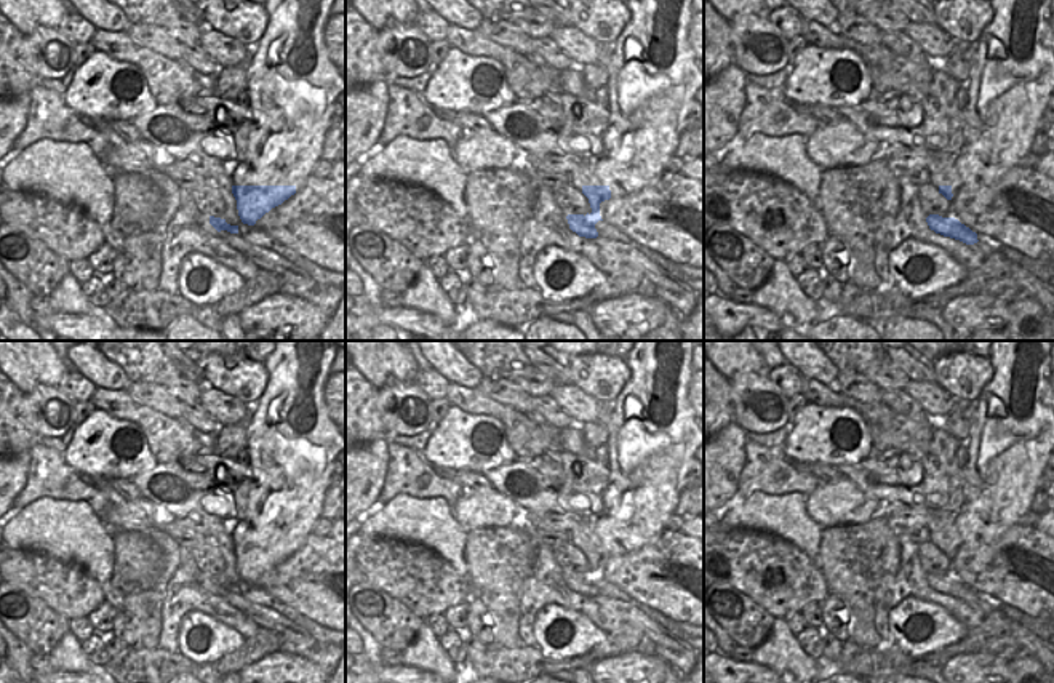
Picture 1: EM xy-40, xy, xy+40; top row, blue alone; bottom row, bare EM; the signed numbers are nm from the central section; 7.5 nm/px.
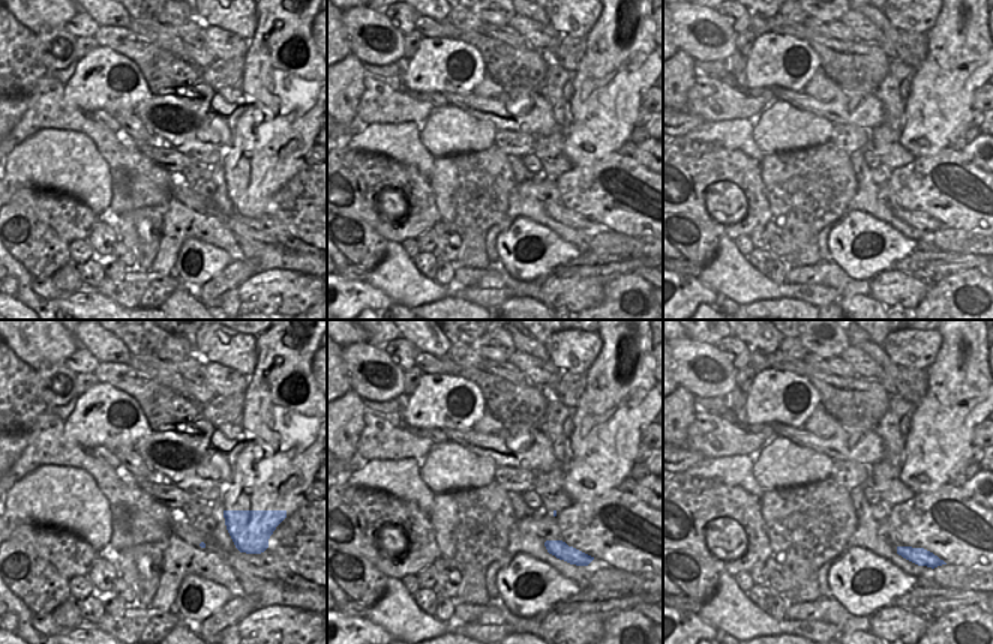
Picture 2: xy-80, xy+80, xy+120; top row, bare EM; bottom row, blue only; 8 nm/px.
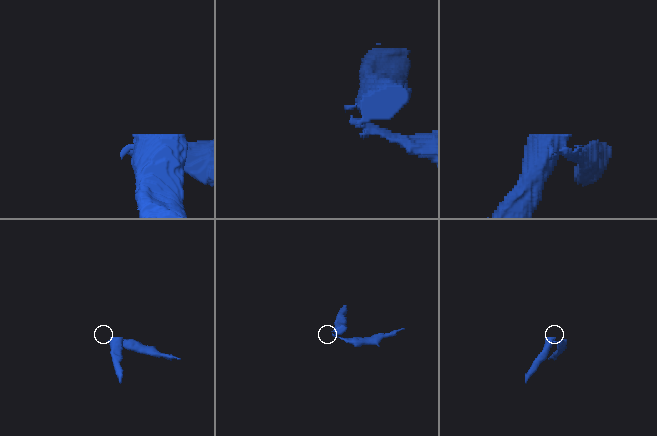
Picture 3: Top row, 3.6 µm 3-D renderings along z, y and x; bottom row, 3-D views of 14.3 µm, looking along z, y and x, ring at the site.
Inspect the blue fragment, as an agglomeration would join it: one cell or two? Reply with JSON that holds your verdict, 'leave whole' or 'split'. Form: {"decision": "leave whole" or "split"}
{"decision": "split"}

